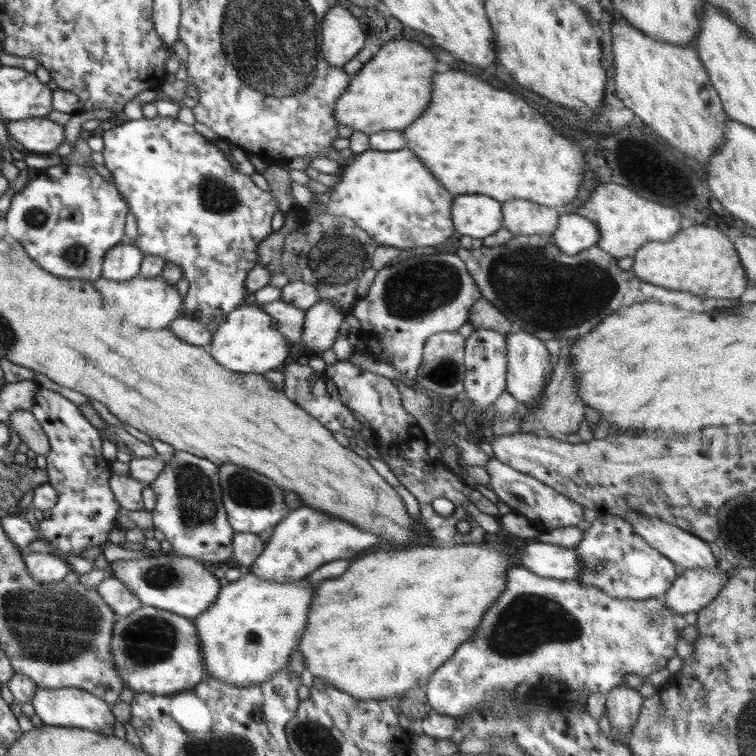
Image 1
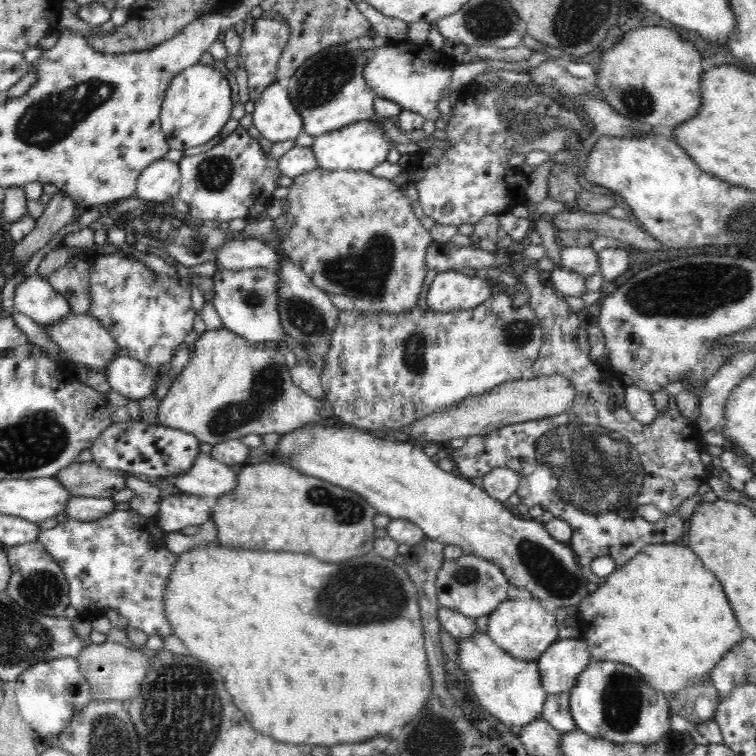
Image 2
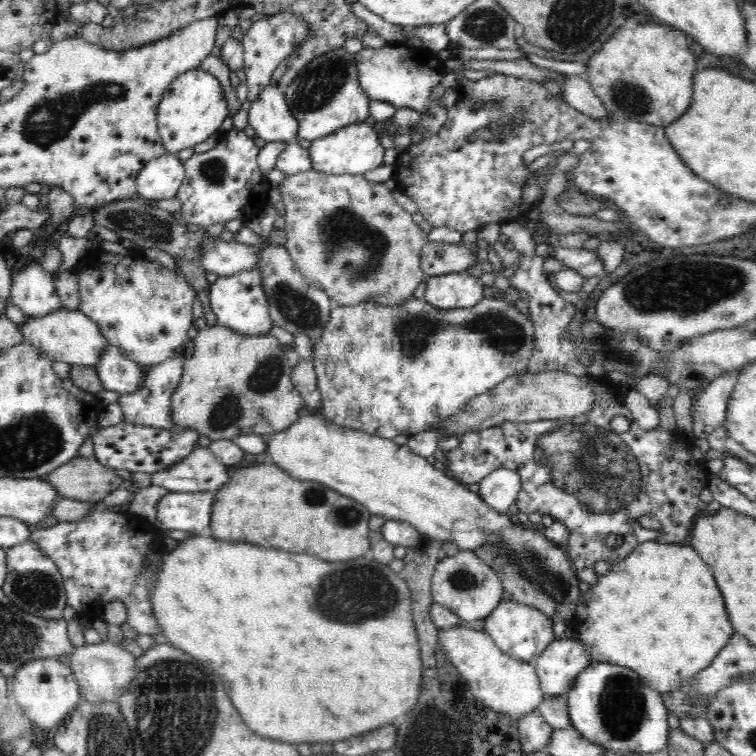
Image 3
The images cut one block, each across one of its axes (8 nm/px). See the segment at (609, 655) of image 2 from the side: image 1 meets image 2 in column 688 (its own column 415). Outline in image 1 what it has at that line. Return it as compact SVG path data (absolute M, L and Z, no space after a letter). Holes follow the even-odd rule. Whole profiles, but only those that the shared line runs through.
M495 538L484 540L482 543L462 543L440 547L416 545L395 551L374 552L374 554L365 555L358 560L351 559L342 576L334 578L334 582L332 582L332 578L324 580L318 586L317 596L312 597L312 608L308 610L308 624L306 624L303 639L300 639L296 648L304 657L306 672L310 672L314 678L323 679L330 686L360 699L392 699L404 694L406 690L423 686L425 680L436 672L436 668L440 668L444 662L448 662L452 658L452 654L457 652L457 648L476 634L476 630L480 628L478 624L484 620L484 614L488 612L488 608L492 608L492 602L500 600L500 594L511 583L511 575L515 567L516 565L510 563L508 549L498 545Z

